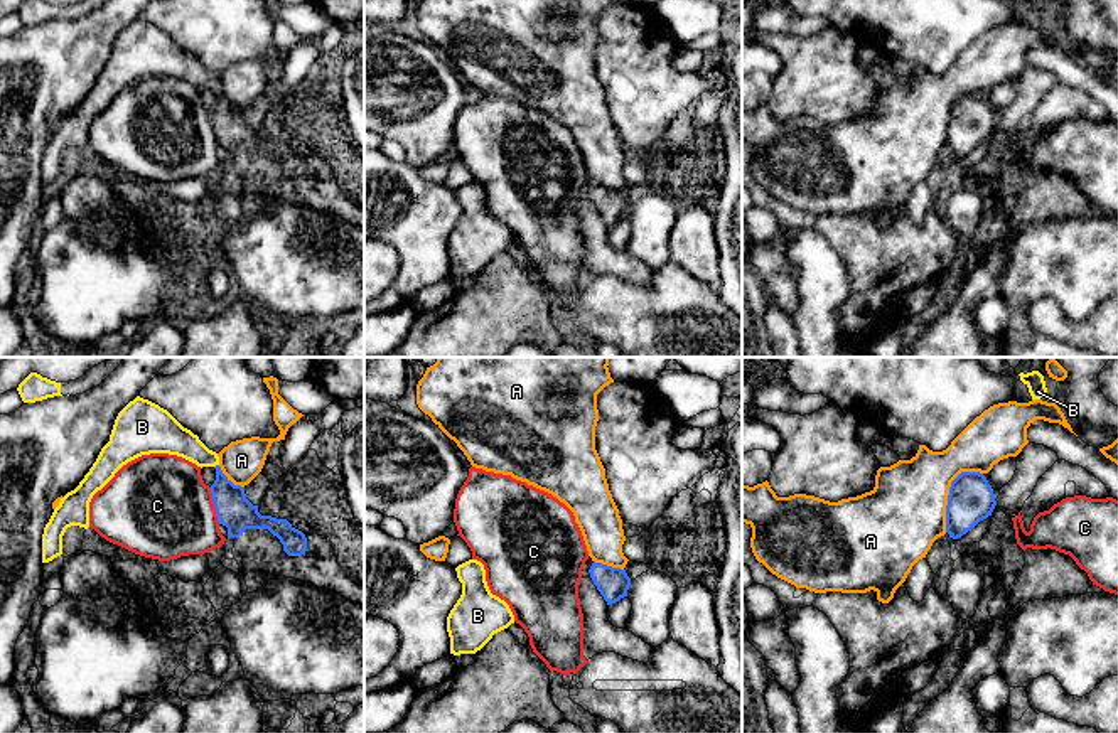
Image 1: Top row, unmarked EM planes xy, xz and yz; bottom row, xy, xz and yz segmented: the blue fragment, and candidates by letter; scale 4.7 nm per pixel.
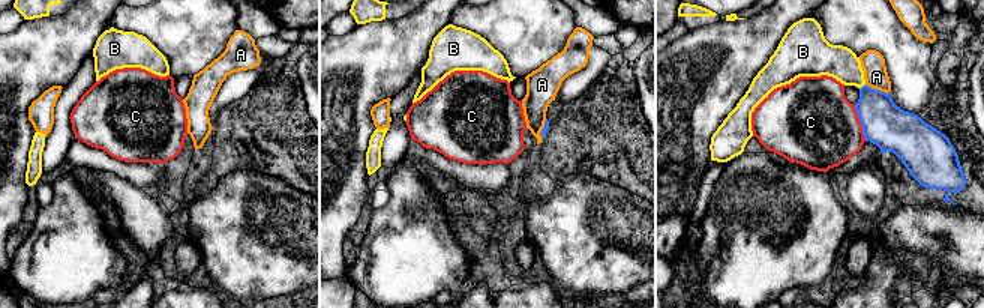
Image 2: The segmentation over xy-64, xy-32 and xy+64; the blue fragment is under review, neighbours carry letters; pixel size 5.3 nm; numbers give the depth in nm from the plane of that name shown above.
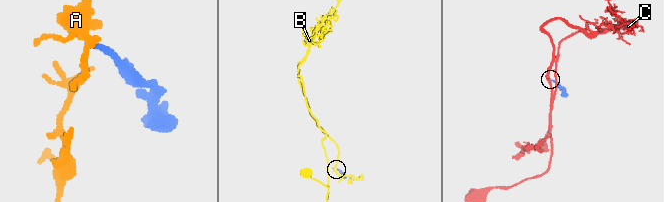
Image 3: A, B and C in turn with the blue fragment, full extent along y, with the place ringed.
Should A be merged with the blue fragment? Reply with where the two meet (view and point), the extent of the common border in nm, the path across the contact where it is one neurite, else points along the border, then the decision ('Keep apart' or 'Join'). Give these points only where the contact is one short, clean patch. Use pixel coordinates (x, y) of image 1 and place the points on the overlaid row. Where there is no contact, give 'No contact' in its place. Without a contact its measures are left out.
Touches blue at yz (950, 492). Shared border 340 nm. Boundary: yz (982, 472), (962, 472), (951, 482), (945, 531). Keep apart

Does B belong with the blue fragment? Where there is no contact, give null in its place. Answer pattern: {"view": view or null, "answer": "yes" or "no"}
{"view": "xy", "answer": "yes"}

